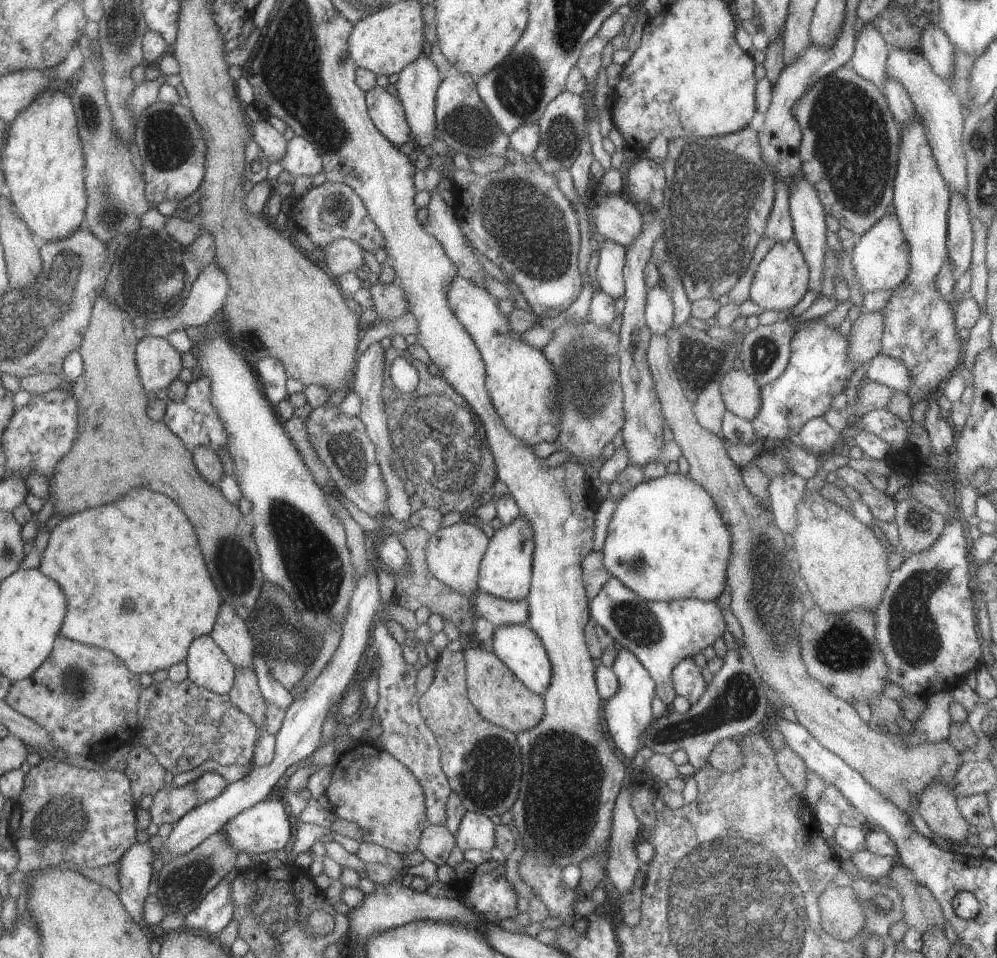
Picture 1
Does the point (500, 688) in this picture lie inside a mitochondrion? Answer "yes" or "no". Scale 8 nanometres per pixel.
no

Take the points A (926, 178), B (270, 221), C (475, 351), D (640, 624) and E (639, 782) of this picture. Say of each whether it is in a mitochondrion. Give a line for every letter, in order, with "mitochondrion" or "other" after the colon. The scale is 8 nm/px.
A: other
B: other
C: other
D: mitochondrion
E: other

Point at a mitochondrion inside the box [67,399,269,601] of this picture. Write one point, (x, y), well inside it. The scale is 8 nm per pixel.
(233, 566)

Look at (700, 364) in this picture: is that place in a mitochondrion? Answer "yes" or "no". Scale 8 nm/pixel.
yes

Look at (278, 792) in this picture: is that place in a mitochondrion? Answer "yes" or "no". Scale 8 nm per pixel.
no

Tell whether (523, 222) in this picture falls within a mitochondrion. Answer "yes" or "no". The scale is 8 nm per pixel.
yes

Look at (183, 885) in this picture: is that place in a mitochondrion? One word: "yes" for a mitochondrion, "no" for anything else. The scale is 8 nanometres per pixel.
yes

